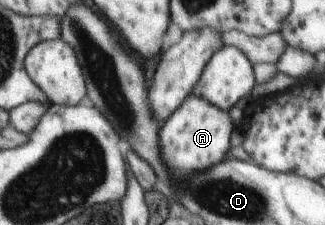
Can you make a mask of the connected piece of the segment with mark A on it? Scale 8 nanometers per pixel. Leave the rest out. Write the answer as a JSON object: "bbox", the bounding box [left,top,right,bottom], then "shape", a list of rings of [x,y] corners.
{"bbox":[158,93,236,181],"shape":[[[190,93],[179,108],[163,121],[158,132],[162,156],[172,177],[184,181],[193,173],[220,163],[229,150],[229,139],[236,126],[228,111],[211,104],[206,98]]]}

